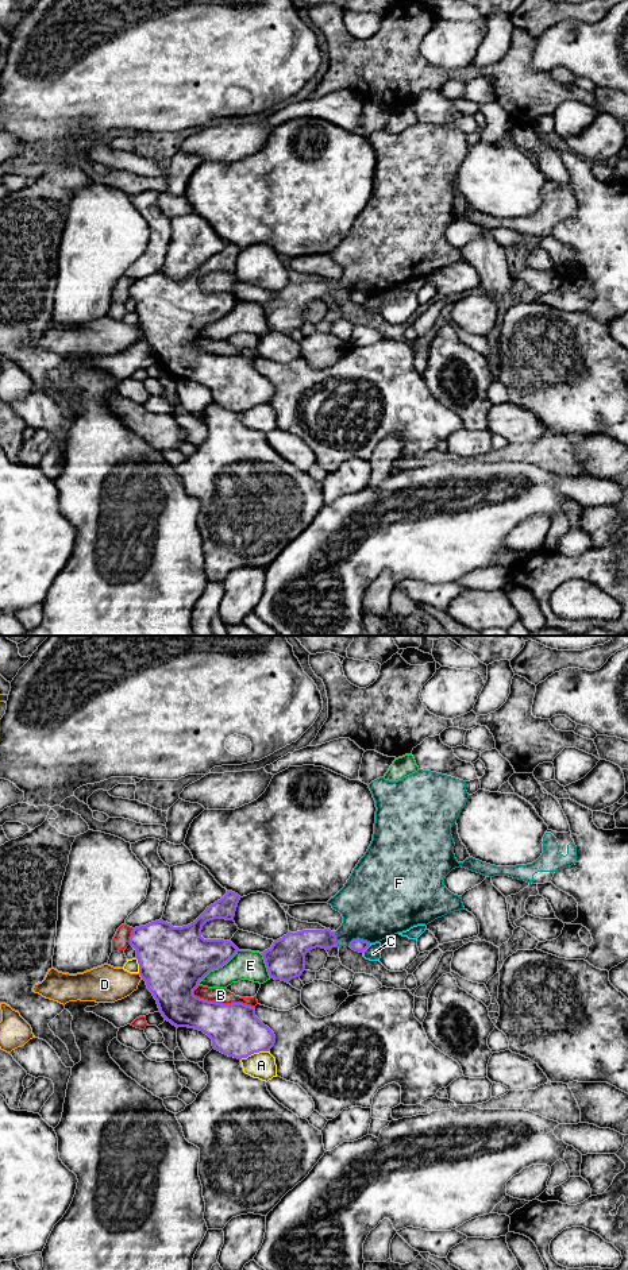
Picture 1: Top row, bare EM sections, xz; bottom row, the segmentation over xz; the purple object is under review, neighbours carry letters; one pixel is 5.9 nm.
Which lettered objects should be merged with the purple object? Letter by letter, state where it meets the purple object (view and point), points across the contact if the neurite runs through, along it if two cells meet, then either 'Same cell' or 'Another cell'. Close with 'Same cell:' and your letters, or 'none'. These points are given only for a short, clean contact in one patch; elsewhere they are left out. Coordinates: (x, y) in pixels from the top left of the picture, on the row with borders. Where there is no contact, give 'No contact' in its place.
A: Touches purple at xz (254, 1052). Another cell
B: Touches purple at xz (222, 1003). Another cell
C: Touches purple at xz (366, 948). Boundary: xz (370, 944), (362, 952). Another cell
D: Touches purple at xz (141, 976). Another cell
E: Touches purple at xz (218, 968). Another cell
F: Touches purple at xz (358, 938). Another cell
Same cell: none

